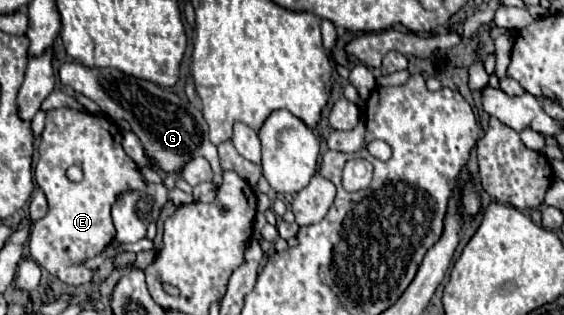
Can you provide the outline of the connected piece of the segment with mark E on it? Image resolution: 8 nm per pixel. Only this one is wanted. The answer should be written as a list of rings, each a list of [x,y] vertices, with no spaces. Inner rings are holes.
[[[61,107],[47,113],[47,125],[41,135],[39,143],[39,161],[35,165],[35,179],[41,191],[47,197],[49,211],[43,219],[33,223],[31,235],[29,235],[29,249],[31,257],[47,269],[51,275],[59,277],[67,285],[81,285],[87,283],[93,275],[93,271],[81,267],[81,261],[93,255],[99,255],[115,237],[115,227],[111,223],[111,207],[115,199],[125,191],[141,191],[145,189],[145,179],[137,167],[137,163],[127,157],[127,153],[121,147],[121,133],[117,131],[117,125],[111,117],[89,113],[89,111],[77,111],[71,107]],[[69,167],[81,167],[83,169],[83,181],[71,183],[67,181],[65,173]]]

